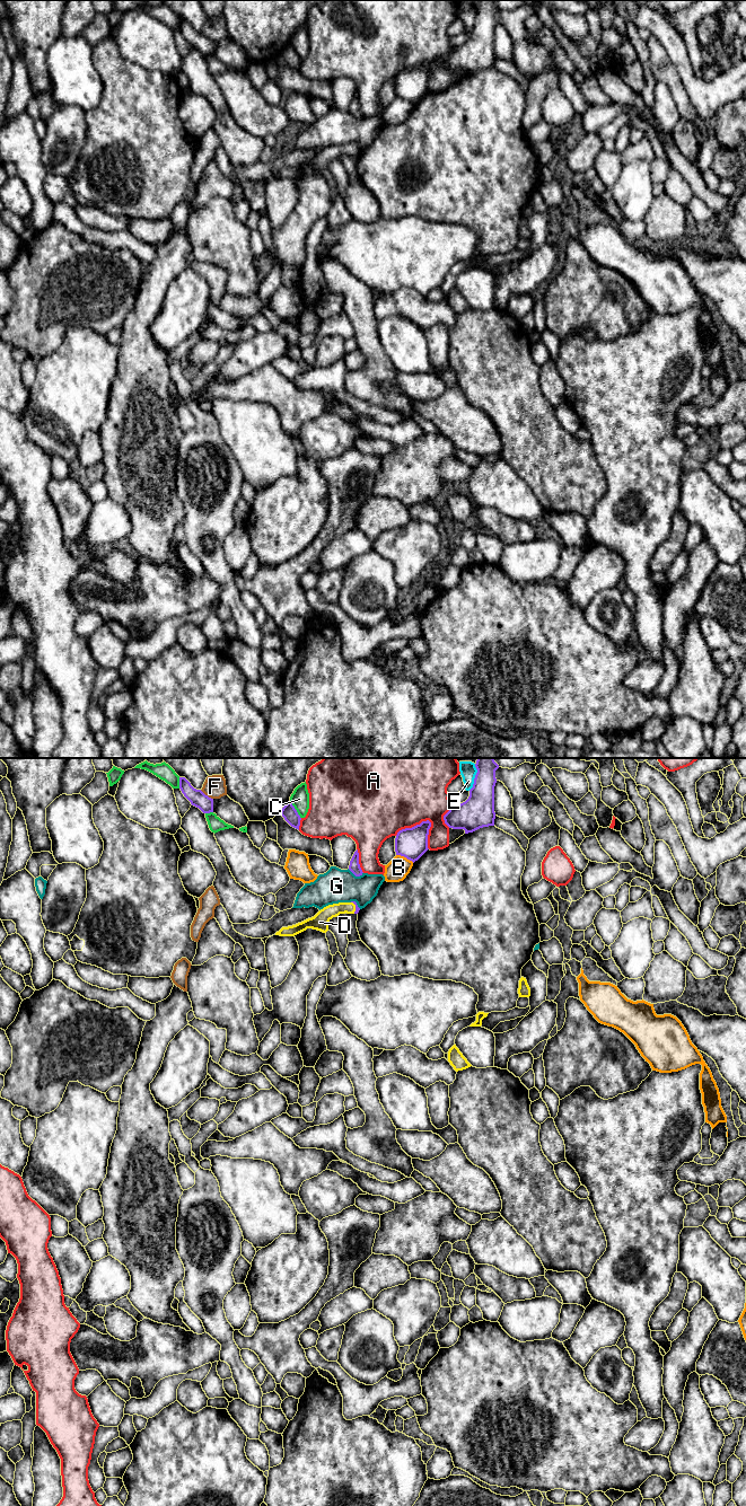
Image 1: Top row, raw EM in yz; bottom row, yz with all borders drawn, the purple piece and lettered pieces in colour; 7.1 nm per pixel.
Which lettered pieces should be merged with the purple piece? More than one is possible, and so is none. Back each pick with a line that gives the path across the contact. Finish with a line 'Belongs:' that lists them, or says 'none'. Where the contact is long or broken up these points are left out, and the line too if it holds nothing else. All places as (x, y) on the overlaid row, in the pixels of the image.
Belongs: D

